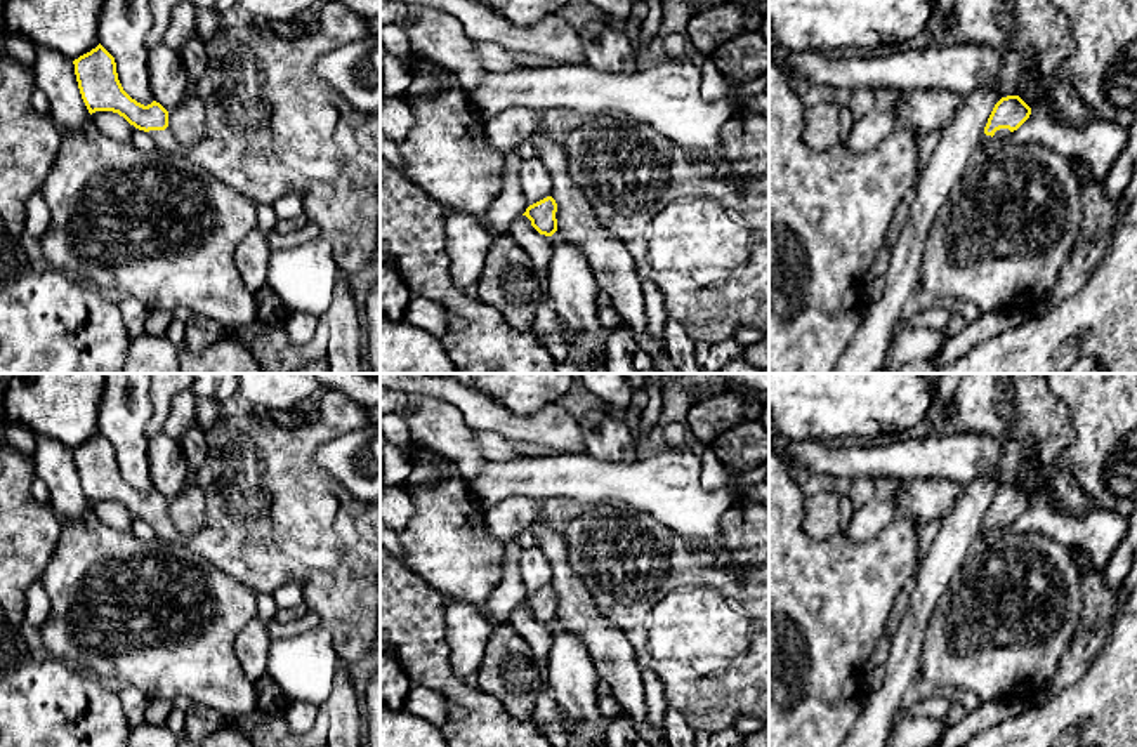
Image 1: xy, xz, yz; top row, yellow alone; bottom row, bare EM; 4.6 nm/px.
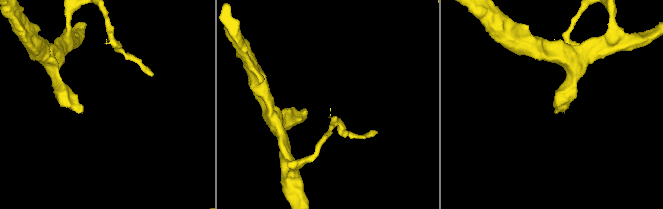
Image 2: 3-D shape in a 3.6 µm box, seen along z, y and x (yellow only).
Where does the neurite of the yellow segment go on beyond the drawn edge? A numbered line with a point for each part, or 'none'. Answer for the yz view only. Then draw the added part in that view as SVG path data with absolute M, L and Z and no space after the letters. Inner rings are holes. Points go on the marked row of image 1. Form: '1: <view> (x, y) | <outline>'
1: yz (1004, 132) | M1000 129L1000 130L996 130L993 137L991 137L991 136L983 134L983 136L981 136L979 148L977 148L977 151L976 151L976 156L979 156L981 148L983 148L984 144L988 144L989 141L1003 139L1003 137L1009 137L1010 134L1012 134L1012 132L1010 132L1009 129Z

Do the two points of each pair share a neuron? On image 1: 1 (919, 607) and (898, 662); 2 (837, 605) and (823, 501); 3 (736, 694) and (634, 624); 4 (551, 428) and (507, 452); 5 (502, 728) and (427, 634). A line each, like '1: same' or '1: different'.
1: same
2: different
3: same
4: different
5: same

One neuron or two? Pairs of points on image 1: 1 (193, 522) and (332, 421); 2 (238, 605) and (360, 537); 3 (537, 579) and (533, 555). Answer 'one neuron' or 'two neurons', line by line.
1: two neurons
2: two neurons
3: one neuron

